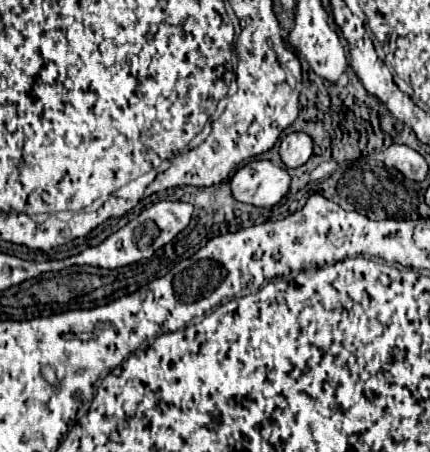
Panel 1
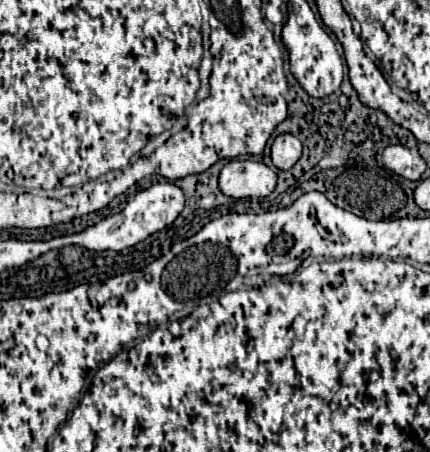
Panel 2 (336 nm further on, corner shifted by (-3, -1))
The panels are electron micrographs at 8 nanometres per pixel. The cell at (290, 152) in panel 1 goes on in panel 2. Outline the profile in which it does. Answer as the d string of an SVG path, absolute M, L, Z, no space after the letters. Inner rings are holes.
M280 134L272 144L272 164L278 170L290 170L302 156L302 144L292 134Z

